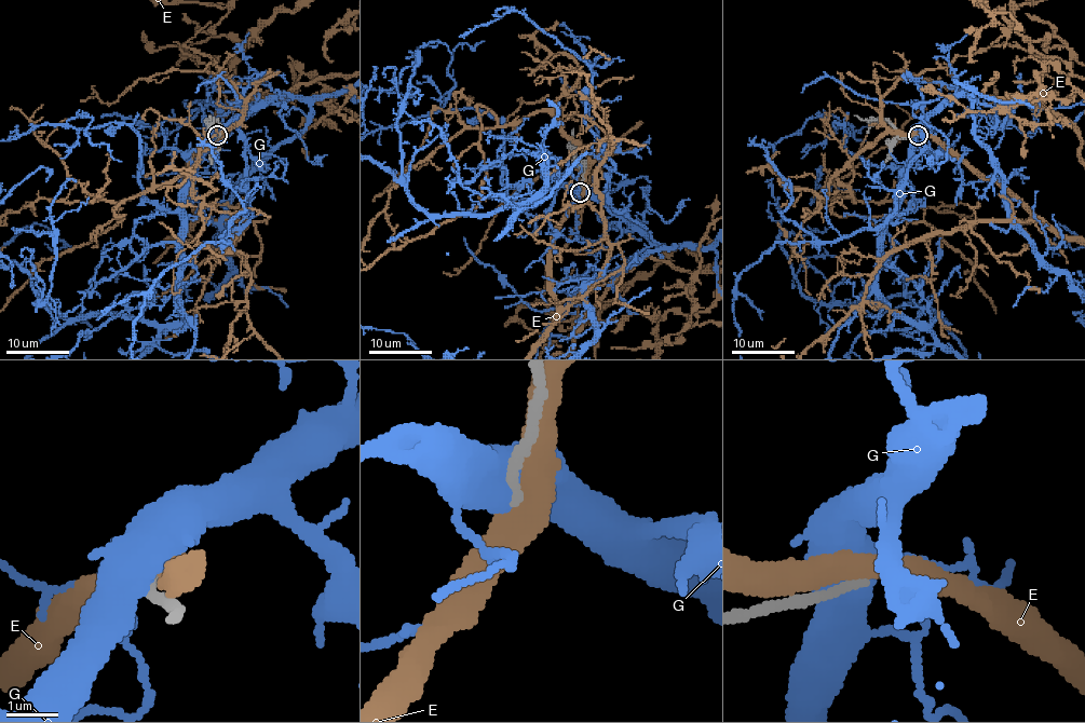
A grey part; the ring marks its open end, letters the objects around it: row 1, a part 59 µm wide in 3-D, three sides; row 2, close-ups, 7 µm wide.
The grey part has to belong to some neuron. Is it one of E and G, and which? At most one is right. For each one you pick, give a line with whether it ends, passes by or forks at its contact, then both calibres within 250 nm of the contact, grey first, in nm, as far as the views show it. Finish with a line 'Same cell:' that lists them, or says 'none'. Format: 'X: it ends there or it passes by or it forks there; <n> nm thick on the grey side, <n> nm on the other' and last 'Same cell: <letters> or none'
Same cell: none

